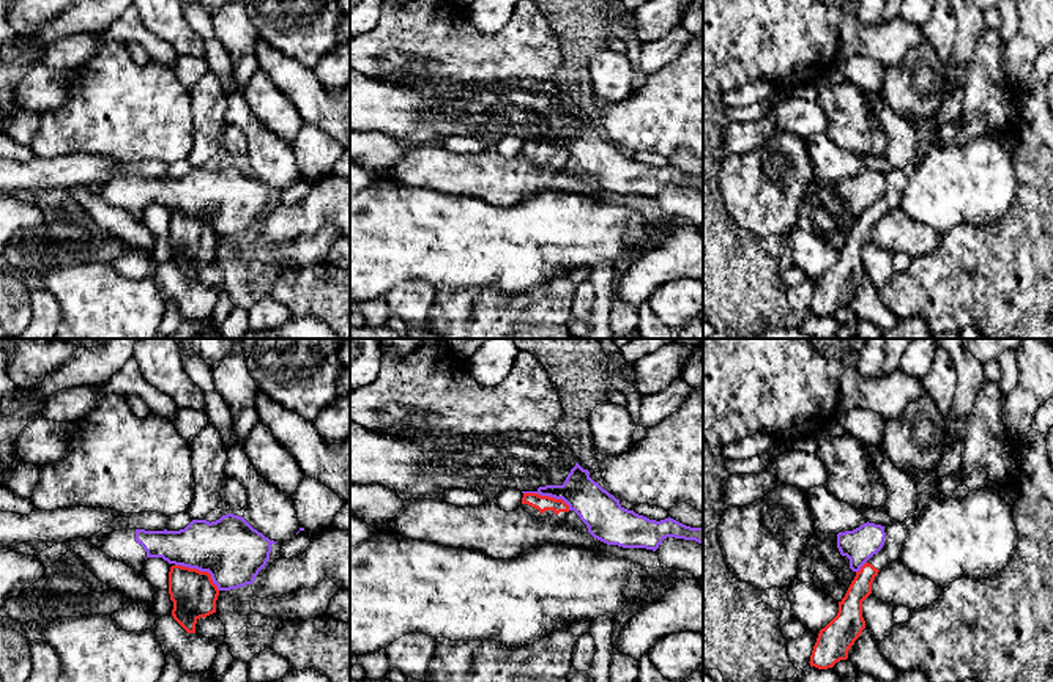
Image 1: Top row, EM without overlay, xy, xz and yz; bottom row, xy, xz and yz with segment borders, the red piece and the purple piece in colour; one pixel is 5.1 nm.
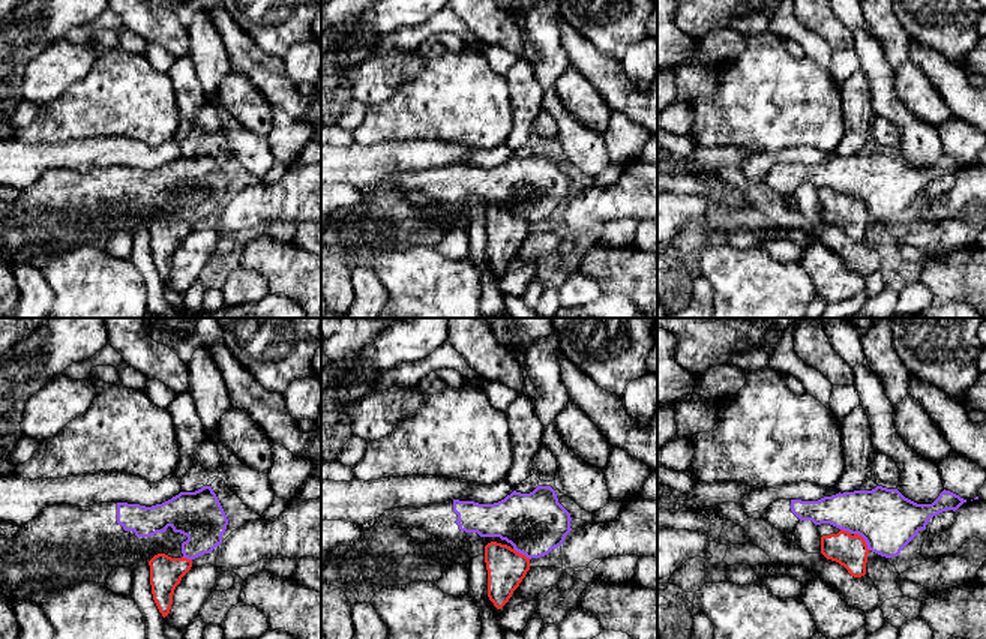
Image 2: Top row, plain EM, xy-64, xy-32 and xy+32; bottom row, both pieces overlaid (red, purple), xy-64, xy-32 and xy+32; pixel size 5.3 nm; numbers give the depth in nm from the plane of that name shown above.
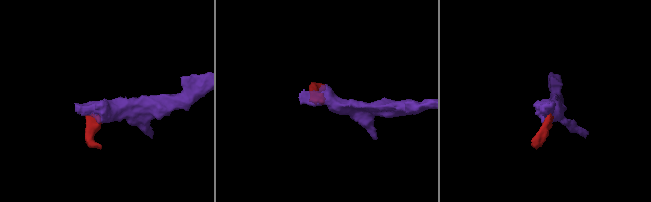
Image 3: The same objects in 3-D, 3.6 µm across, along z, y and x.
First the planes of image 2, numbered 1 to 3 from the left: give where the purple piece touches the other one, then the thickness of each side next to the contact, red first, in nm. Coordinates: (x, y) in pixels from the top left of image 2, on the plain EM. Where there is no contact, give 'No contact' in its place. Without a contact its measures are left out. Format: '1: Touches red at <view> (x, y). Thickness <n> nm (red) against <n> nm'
1: Touches red at xy-64 (186, 222). Thickness 180 nm (red) against 260 nm
2: Touches red at xy-32 (521, 218). Thickness 200 nm (red) against 340 nm
3: Touches red at xy+32 (863, 204). Thickness 180 nm (red) against 320 nm

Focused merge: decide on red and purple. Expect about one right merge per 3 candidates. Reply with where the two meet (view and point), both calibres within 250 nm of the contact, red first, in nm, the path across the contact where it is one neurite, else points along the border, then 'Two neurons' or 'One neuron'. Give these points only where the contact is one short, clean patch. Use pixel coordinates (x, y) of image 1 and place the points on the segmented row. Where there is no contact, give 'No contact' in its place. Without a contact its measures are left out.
Touches red at xy (199, 570). Thickness 240 nm (red) against 320 nm. Boundary: xy (175, 564), (205, 570), (219, 589). Two neurons

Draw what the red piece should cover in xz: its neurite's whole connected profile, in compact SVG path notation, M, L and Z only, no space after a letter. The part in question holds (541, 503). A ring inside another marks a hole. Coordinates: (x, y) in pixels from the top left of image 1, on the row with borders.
M523 493L520 507L536 518L556 515L560 520L566 520L566 513L569 512L569 506L563 499L541 496L538 493Z

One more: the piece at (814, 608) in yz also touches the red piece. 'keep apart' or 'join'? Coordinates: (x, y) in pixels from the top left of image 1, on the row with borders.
keep apart

